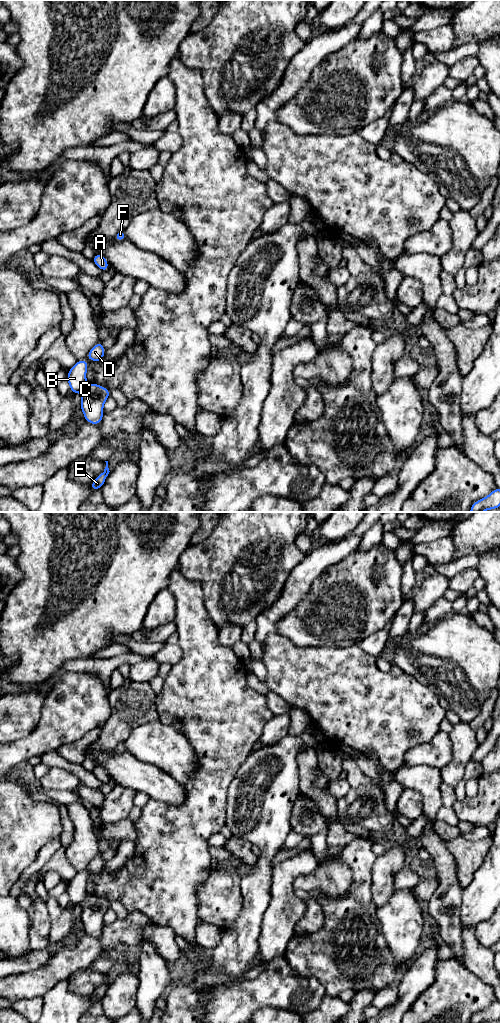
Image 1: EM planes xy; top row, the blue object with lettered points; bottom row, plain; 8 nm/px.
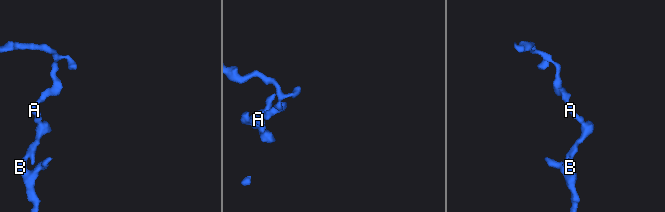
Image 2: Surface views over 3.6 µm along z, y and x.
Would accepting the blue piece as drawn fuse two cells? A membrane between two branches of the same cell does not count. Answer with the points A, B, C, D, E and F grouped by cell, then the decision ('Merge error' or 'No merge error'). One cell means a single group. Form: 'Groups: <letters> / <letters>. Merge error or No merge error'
Groups: A B C D E F. No merge error

